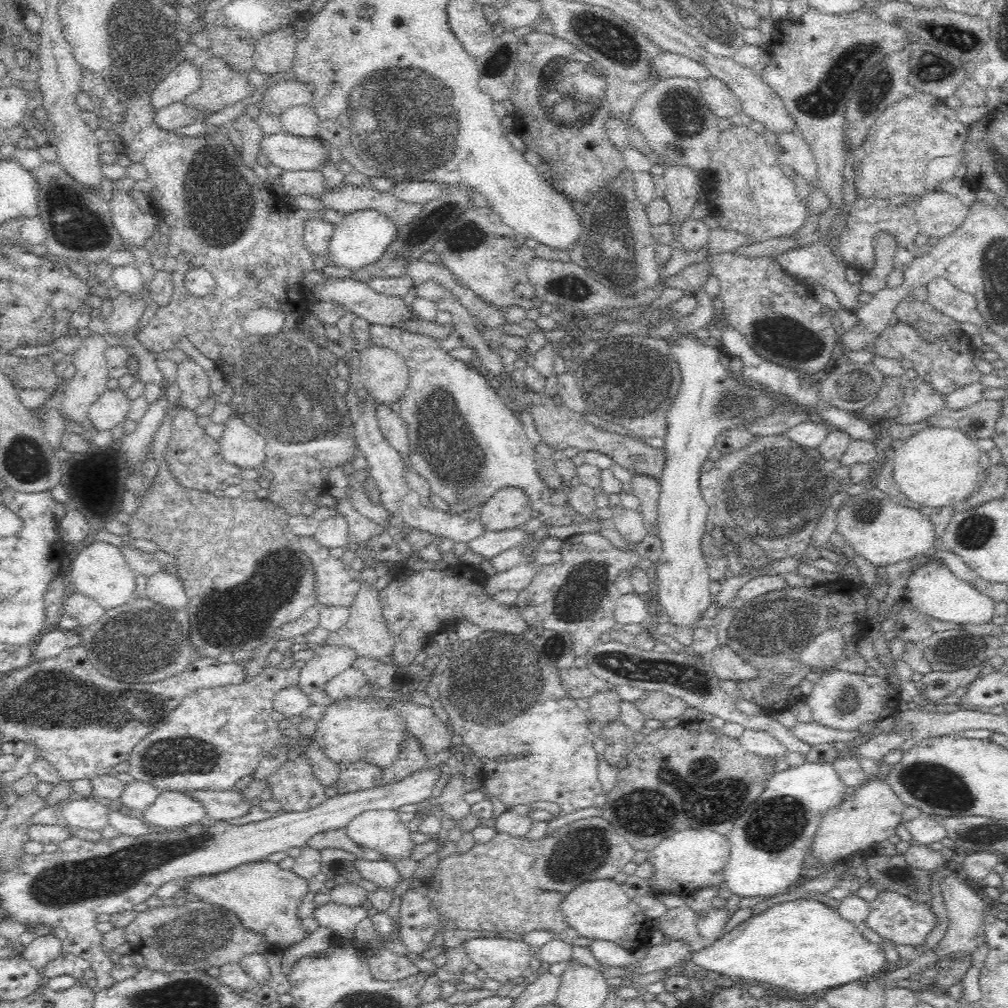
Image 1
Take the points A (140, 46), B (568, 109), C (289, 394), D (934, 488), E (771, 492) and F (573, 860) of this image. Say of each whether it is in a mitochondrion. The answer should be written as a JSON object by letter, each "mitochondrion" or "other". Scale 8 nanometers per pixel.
{"A":"mitochondrion","B":"mitochondrion","C":"mitochondrion","D":"other","E":"mitochondrion","F":"mitochondrion"}

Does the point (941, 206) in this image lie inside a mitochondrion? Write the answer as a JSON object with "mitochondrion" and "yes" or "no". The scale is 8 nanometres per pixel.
{"mitochondrion":"no"}

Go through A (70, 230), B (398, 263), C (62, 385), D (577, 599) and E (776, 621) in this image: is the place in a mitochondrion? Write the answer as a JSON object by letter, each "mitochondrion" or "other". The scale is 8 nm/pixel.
{"A":"mitochondrion","B":"other","C":"other","D":"mitochondrion","E":"mitochondrion"}

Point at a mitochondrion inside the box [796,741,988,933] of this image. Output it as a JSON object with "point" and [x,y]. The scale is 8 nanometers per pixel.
{"point":[935,786]}

